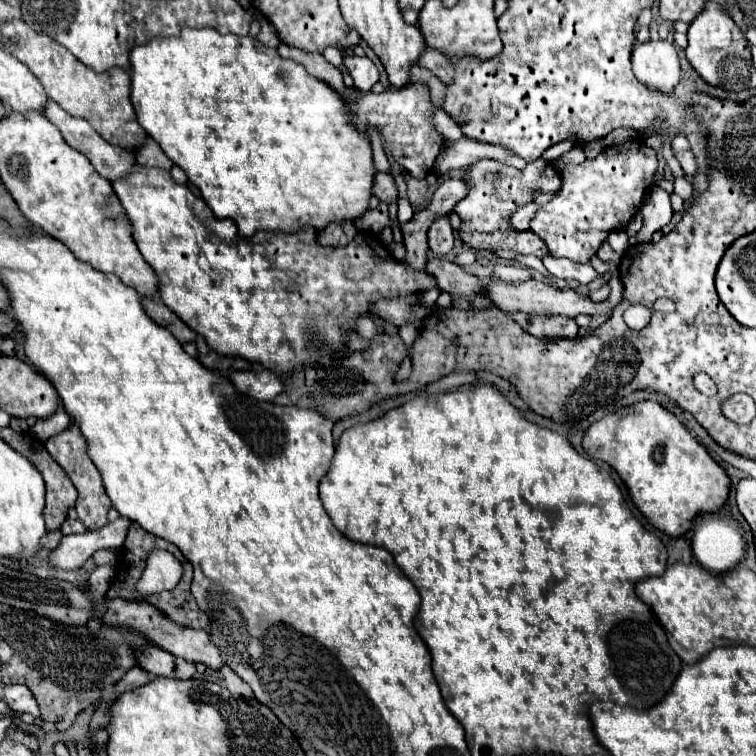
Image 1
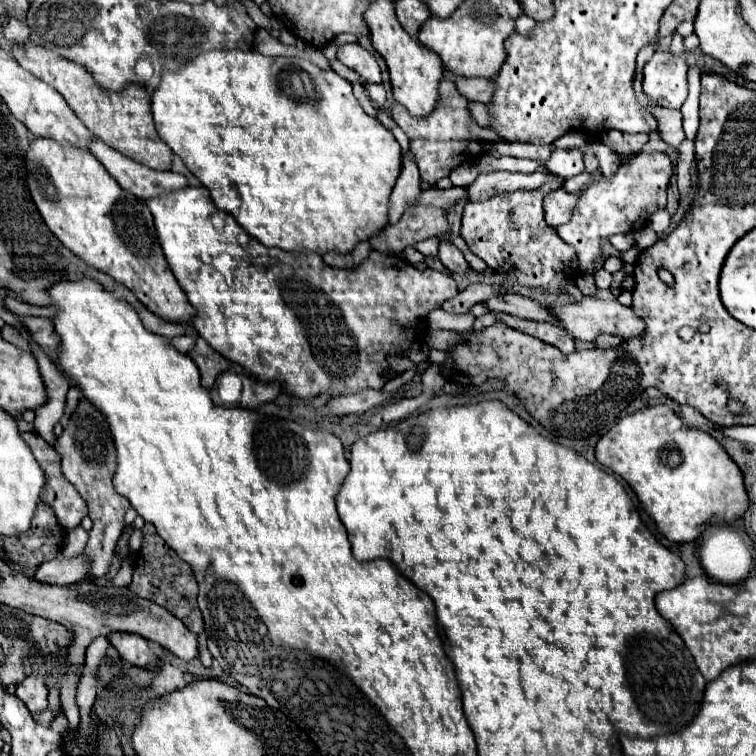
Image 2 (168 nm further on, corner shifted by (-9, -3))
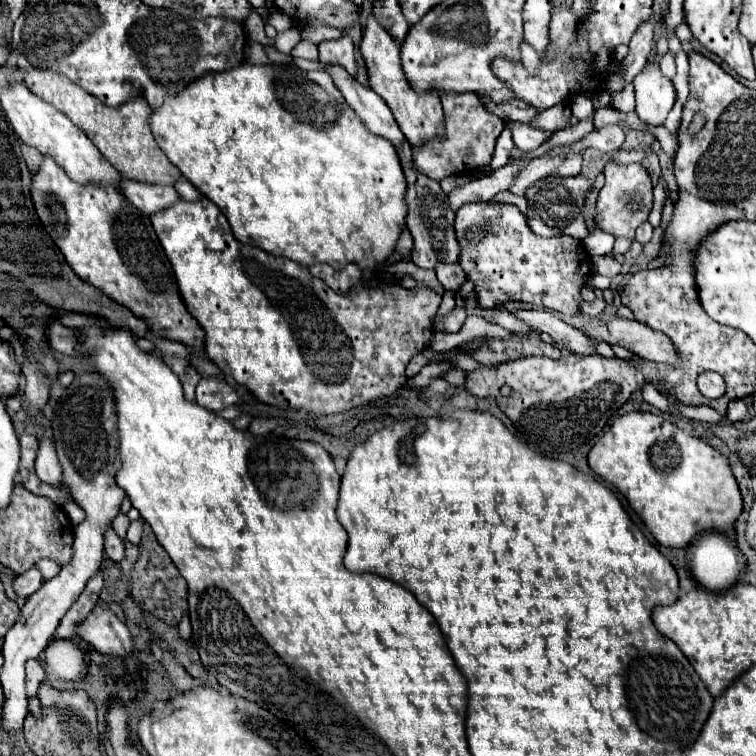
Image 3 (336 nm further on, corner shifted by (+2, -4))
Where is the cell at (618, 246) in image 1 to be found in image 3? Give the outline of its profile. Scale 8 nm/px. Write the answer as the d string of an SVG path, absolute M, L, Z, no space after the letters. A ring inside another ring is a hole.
M592 230L584 240L584 246L590 256L604 256L610 254L614 248L614 236L602 230Z

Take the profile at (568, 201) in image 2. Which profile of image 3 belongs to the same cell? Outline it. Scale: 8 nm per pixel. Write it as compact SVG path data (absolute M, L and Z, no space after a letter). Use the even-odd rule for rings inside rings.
M548 176L548 178L536 182L526 192L528 218L530 218L532 230L542 232L546 236L568 234L576 240L584 240L584 236L588 236L588 228L582 218L582 206L584 206L584 196L588 190L590 190L590 182L584 176L576 176L576 178Z

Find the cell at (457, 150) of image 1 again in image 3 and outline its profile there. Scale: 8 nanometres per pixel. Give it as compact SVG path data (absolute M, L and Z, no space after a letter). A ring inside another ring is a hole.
M510 122L509 126L512 132L514 146L518 146L520 150L536 150L546 138L550 138L548 132L530 128L530 126L524 123Z

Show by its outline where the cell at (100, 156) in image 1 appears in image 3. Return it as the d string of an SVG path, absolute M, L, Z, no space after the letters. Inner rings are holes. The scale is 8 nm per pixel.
M120 176L118 188L140 212L146 212L146 214L160 212L180 200L178 192L172 186L144 184L138 180L134 182L132 178L126 178L126 176Z

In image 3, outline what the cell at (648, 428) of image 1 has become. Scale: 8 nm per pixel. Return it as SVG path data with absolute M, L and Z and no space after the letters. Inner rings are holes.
M628 412L628 414L620 416L620 418L616 418L614 424L610 426L610 430L608 430L606 434L602 434L602 436L598 438L598 442L590 448L590 452L588 452L588 464L590 464L590 468L592 468L598 476L602 476L606 482L614 484L614 486L624 494L624 498L630 502L632 510L644 520L646 528L648 528L650 534L656 538L656 542L662 544L662 546L666 546L666 548L684 548L684 546L690 544L690 540L692 540L696 534L700 534L700 532L704 532L704 530L718 530L718 532L730 530L730 528L734 526L736 518L740 516L742 506L744 506L744 504L742 504L740 490L738 490L738 484L736 484L736 478L734 478L732 470L730 470L728 460L726 460L718 450L714 450L710 444L706 444L704 440L694 438L694 436L688 436L686 432L682 432L680 428L676 428L672 422L664 420L664 418L658 416L658 414L650 414L650 412Z

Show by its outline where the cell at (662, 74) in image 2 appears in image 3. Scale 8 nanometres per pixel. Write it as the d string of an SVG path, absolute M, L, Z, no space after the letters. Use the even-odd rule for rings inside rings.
M652 58L648 60L648 64L642 68L640 74L634 76L632 80L634 84L634 94L636 94L636 114L640 116L640 120L644 120L646 124L652 124L652 126L660 126L668 112L672 110L674 102L676 102L676 88L672 84L670 78L666 78L658 66L658 62L654 62Z

